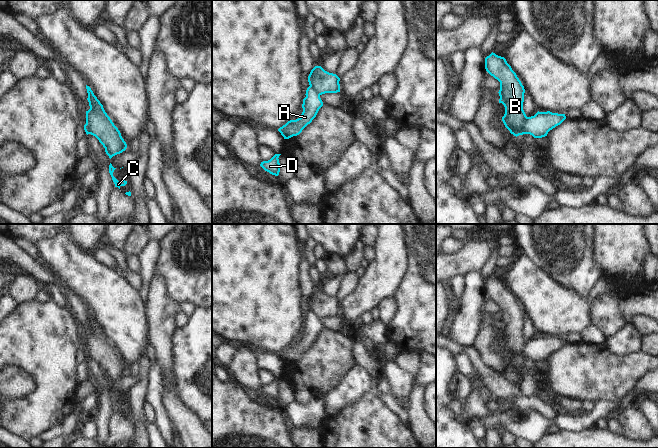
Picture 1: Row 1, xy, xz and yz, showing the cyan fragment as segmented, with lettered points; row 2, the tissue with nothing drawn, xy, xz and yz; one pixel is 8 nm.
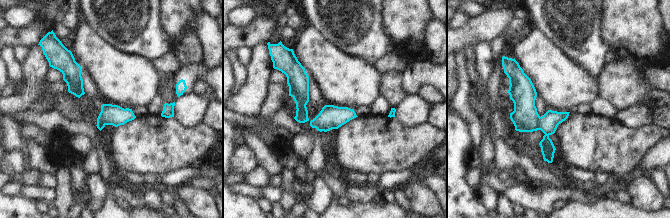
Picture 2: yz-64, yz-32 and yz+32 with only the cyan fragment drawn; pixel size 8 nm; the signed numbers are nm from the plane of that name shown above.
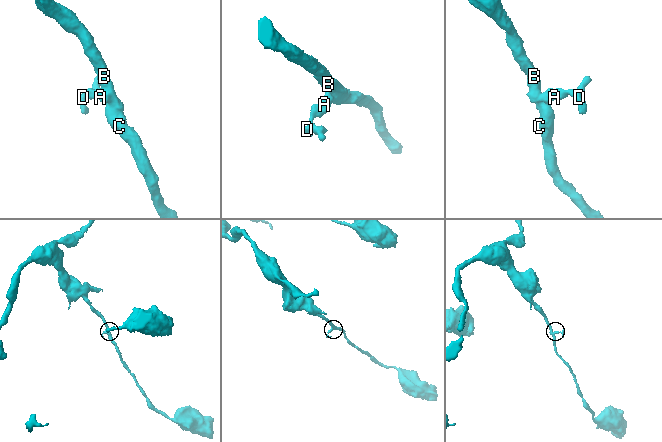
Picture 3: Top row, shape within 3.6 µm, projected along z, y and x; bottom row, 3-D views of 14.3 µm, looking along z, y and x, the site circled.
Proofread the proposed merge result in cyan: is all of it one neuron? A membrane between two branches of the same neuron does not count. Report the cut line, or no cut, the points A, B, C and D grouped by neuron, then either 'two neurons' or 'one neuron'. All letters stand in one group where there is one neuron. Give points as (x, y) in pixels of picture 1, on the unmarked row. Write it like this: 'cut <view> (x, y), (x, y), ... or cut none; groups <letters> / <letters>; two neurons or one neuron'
cut yz (528, 341), (523, 357); groups A D / B C; two neurons

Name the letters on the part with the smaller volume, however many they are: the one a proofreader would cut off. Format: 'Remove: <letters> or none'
Remove: A, D

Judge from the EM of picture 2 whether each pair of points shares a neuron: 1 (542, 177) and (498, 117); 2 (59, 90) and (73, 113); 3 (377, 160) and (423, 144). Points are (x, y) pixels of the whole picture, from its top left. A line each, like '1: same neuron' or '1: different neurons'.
1: different neurons
2: different neurons
3: same neuron

